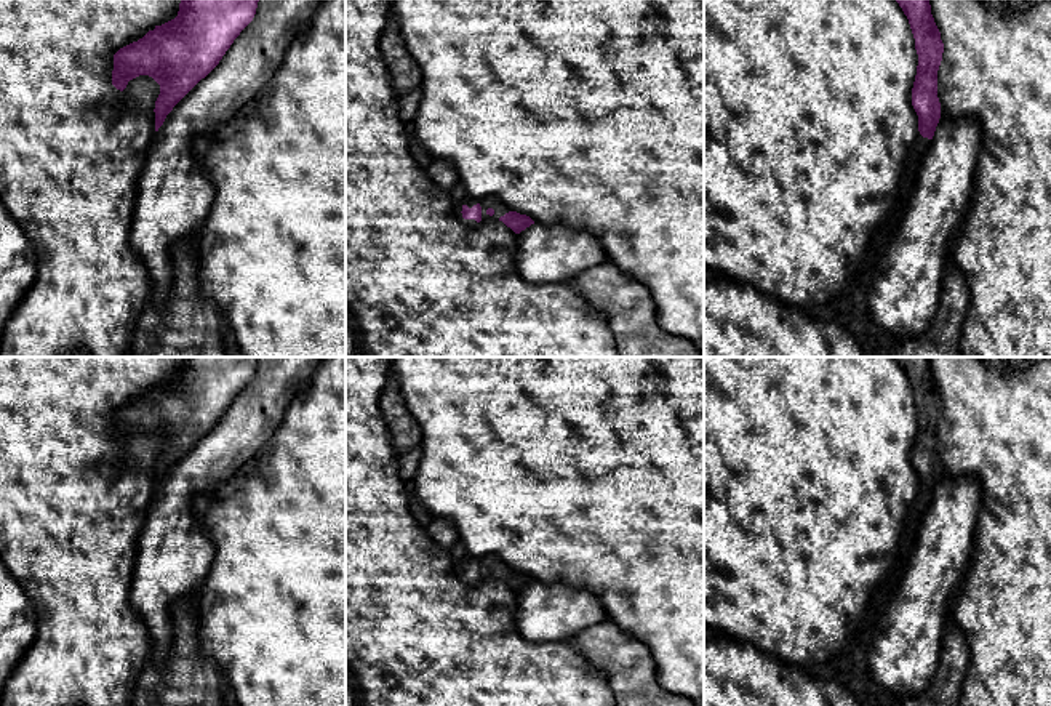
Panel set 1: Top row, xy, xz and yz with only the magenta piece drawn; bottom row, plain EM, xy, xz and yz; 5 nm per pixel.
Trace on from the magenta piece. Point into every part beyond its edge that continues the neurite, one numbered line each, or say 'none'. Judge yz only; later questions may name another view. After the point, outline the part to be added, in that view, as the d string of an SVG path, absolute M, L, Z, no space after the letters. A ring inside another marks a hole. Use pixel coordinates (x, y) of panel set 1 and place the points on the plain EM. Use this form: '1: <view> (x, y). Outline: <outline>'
1: yz (920, 505). Outline: M918 490L905 515L905 522L899 538L897 559L902 559L905 562L910 557L917 540L918 523L921 522L923 515L928 512L931 503L933 503L933 498L923 496Z

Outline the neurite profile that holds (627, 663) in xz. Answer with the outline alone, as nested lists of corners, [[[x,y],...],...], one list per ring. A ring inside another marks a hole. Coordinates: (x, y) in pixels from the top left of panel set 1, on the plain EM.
[[[611,620],[584,629],[569,644],[606,676],[617,706],[697,706],[664,690],[648,645]]]

